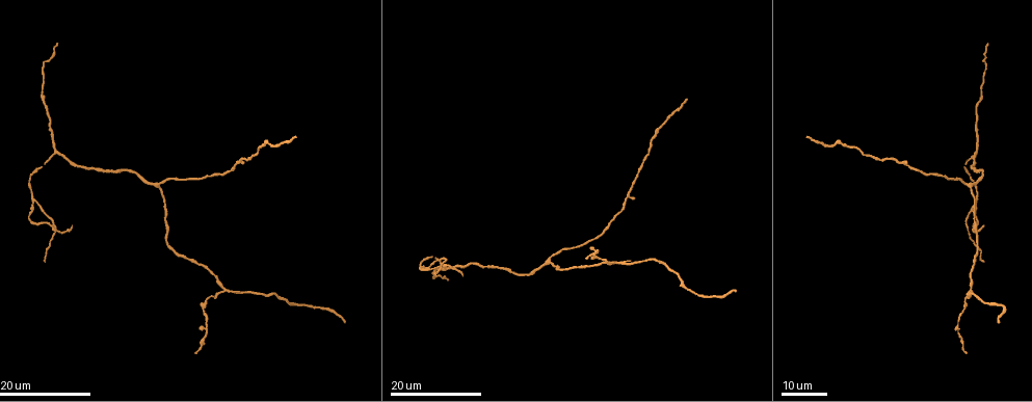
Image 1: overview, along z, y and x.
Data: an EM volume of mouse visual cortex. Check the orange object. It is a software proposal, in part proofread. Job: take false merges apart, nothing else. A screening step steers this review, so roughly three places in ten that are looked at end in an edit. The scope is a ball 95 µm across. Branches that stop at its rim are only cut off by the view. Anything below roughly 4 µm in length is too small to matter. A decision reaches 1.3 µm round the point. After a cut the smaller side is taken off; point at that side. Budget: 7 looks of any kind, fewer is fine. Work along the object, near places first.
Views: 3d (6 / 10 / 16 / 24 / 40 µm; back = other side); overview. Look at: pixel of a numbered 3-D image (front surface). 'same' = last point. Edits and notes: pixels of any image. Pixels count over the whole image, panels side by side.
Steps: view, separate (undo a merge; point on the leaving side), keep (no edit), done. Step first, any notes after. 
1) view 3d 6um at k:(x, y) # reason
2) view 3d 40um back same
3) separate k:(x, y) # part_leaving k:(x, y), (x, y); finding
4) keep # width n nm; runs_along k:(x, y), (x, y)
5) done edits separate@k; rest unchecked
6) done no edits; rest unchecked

view 3d 24um at 1:(158, 183) # three arms meet

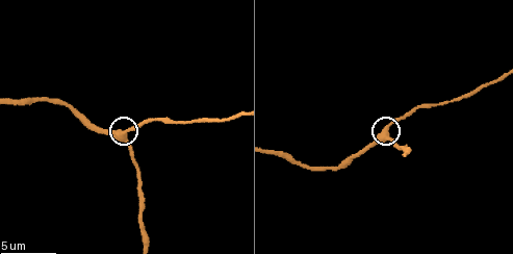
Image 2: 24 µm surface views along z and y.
view 3d 6um at 2:(383, 130)

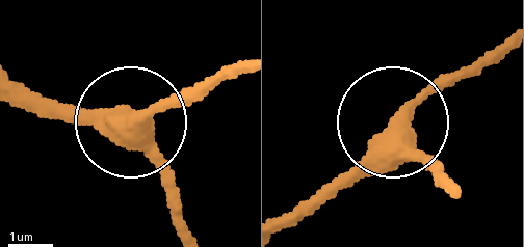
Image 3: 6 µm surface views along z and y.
keep # width 350 nm; runs_along 3:(443, 177), (395, 125), (496, 47); one neuron here

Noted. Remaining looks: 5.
view 3d 16um at 1:(34, 199) # arms part here

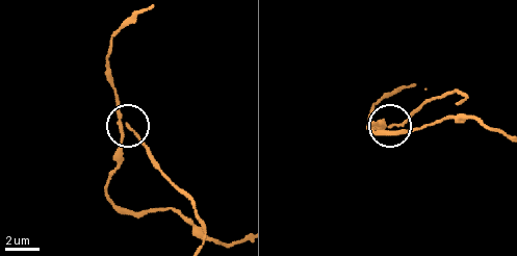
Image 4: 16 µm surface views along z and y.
view 3d 6um at 4:(128, 127)

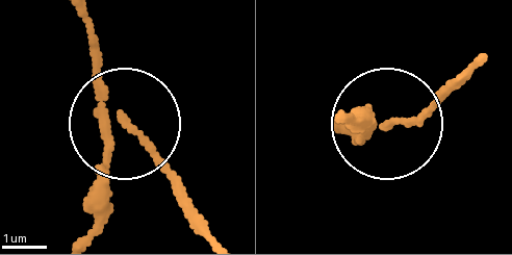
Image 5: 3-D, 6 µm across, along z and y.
view 3d 6um back at 5:(127, 128) # other side

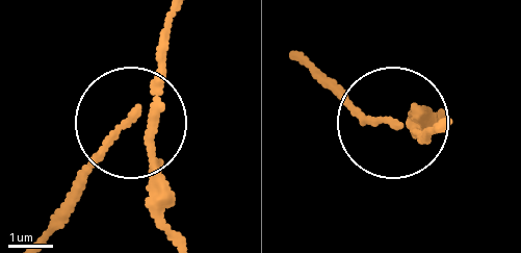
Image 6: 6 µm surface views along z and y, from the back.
separate 6:(151, 166) # side_arm 17 um; arms 3; a second neuron is stuck on

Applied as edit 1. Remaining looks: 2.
done edits separate@6; rest unchecked

